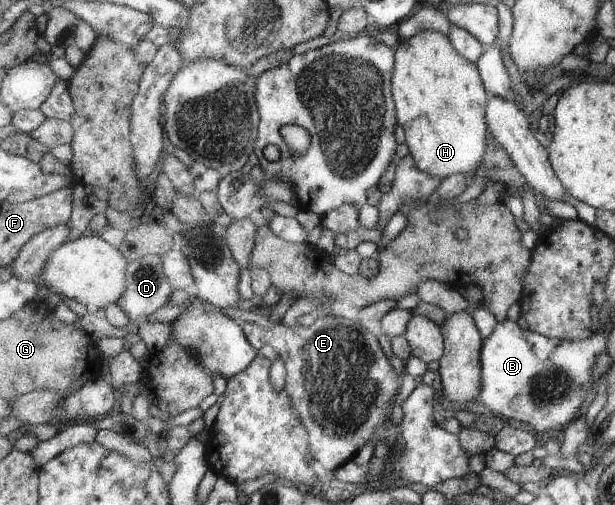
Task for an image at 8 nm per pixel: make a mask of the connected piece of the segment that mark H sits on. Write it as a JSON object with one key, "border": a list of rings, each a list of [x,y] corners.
{"border":[[[424,31],[396,49],[396,64],[392,77],[394,104],[398,124],[405,132],[405,143],[419,170],[441,179],[456,173],[477,174],[478,165],[486,156],[489,126],[486,120],[487,90],[478,67],[466,60],[441,31]]]}

